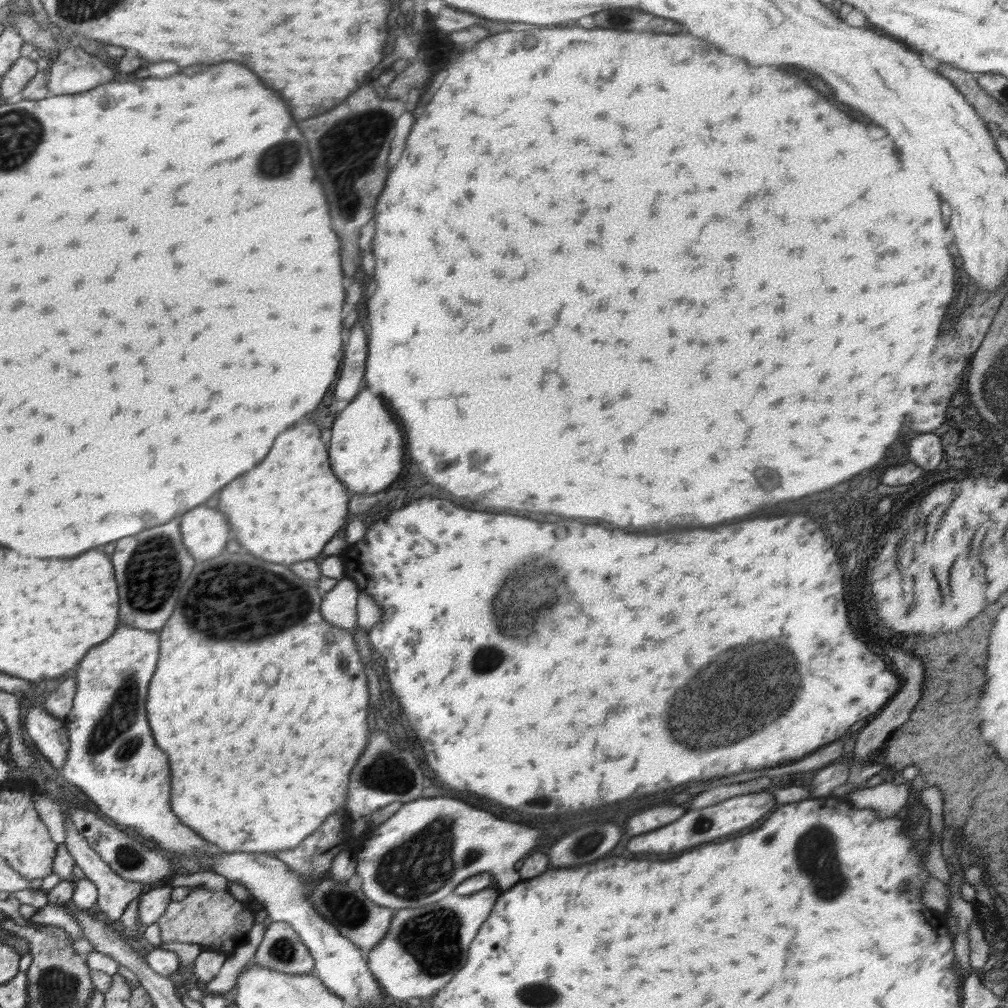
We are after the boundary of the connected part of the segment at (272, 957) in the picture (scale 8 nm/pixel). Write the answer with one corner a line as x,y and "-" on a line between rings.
269,922
253,960
258,966
290,975
310,975
315,966
308,948
287,923

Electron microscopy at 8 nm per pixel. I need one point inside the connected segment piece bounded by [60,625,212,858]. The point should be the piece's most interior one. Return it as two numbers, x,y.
112,757

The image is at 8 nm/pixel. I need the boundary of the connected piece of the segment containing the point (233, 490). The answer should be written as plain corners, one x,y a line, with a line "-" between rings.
294,424
280,434
268,456
250,472
220,490
215,507
227,519
232,536
252,554
276,562
294,564
312,560
326,542
346,524
348,494
330,470
326,446
314,424

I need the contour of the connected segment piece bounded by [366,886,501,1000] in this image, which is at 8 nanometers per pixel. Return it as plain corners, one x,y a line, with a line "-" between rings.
492,886
472,896
449,894
426,908
395,910
384,940
366,954
368,969
387,998
424,998
444,988
466,964
469,946
488,920
500,893

